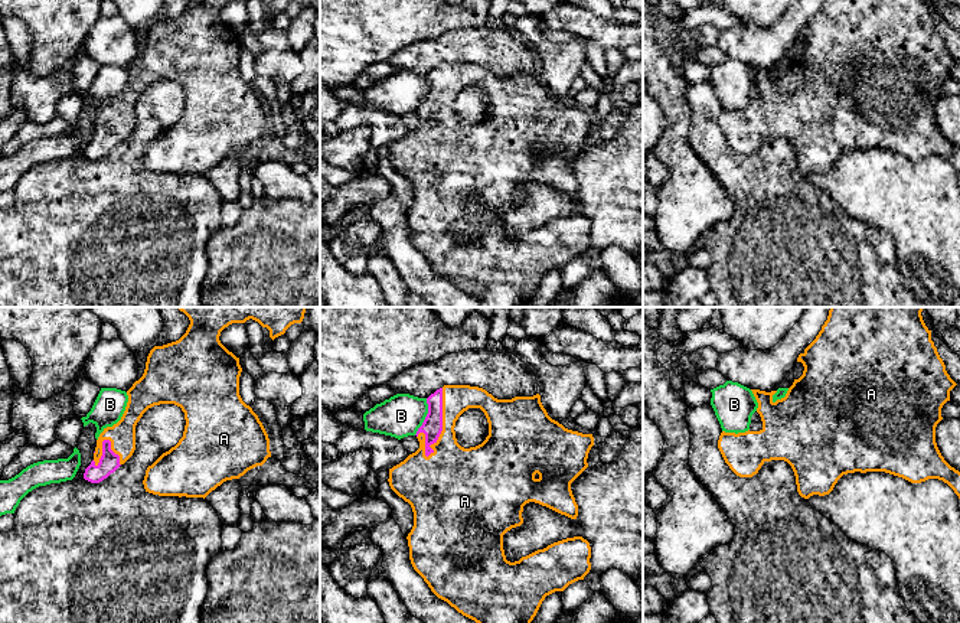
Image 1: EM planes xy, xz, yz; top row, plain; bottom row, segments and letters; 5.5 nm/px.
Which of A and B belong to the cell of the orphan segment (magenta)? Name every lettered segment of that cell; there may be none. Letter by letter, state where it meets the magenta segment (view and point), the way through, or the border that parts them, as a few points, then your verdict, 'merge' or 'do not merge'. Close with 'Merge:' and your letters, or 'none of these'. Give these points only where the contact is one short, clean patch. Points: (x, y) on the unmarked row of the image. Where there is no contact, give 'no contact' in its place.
A: contact xz (441, 100); way xz (431, 104), (441, 100), (441, 133), (451, 143); merge
B: contact xz (425, 94); border xz (427, 75), (427, 93), (414, 111); do not merge
Merge: A

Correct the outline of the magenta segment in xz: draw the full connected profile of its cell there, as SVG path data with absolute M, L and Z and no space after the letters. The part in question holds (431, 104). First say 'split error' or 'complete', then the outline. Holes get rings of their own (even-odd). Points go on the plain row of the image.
split error; M444 62L427 75L427 81L428 91L415 111L419 125L389 146L388 156L391 166L408 179L414 189L414 203L406 213L411 241L438 275L479 300L481 307L525 307L546 273L564 268L590 249L591 224L582 213L574 213L510 239L505 232L503 212L523 200L523 183L529 179L577 196L578 182L571 160L588 144L587 136L594 114L568 107L552 97L539 71L497 76L479 63ZM468 85L480 85L484 89L489 112L481 121L464 125L457 120L454 104Z

